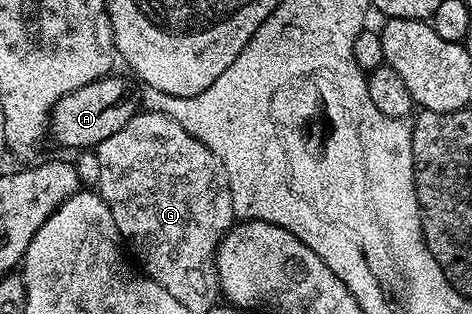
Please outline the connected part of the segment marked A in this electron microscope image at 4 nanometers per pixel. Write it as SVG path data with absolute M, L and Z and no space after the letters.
M109 76L96 82L86 84L58 100L52 109L50 119L50 138L60 146L69 146L72 150L94 148L106 140L106 136L114 136L118 128L126 128L130 120L138 113L138 98L128 87L124 78Z

